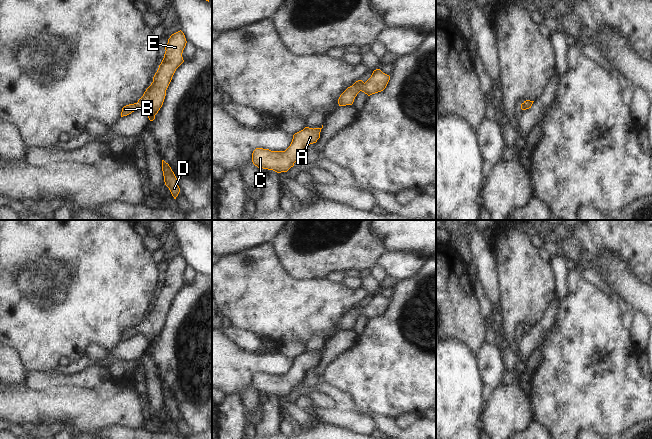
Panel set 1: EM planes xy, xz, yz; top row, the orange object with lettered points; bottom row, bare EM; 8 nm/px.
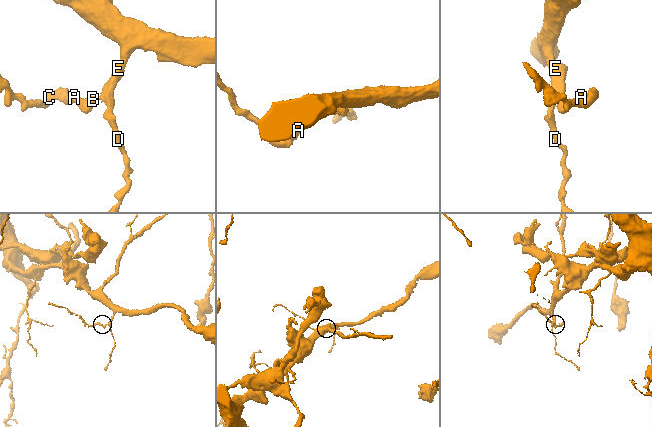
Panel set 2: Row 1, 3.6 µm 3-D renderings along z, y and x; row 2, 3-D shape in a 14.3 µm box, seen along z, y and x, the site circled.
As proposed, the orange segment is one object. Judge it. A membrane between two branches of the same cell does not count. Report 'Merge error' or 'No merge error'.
No merge error.

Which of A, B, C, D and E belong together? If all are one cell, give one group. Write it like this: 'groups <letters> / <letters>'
groups A B C D E

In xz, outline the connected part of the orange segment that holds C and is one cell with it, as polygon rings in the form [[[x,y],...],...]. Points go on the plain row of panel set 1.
[[[305,351],[293,359],[290,370],[285,375],[271,375],[269,373],[256,372],[252,377],[252,386],[259,393],[273,394],[277,397],[287,396],[294,387],[300,384],[305,373],[320,362],[323,352]]]

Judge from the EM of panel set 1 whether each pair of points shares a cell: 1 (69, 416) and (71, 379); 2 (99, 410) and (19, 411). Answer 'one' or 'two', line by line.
1: two
2: one

